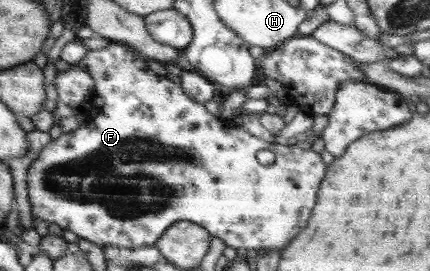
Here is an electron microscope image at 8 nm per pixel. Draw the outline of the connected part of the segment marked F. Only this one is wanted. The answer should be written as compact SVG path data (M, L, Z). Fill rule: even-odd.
M109 42L104 48L88 51L88 55L84 55L81 61L74 66L88 72L92 76L96 88L97 96L101 96L104 105L100 108L96 118L89 120L88 126L79 128L71 133L62 133L57 139L51 140L38 154L35 161L32 161L28 168L27 184L28 197L30 197L30 205L32 206L32 215L44 219L46 223L57 224L62 229L68 229L70 232L78 235L80 238L92 241L98 246L104 247L122 247L136 249L148 245L154 245L158 242L169 227L173 227L176 223L189 221L202 228L207 229L212 237L220 238L226 246L232 248L255 249L263 254L267 251L281 252L298 236L298 232L302 232L302 228L306 226L312 208L316 204L316 196L320 190L322 179L327 176L327 166L322 161L320 153L309 150L300 149L293 142L288 146L278 143L270 143L260 139L256 135L249 133L246 129L236 126L230 126L226 119L216 117L208 110L205 105L198 101L190 100L186 93L182 92L178 84L174 84L172 80L164 78L164 75L155 73L146 64L147 60L142 57L136 49L130 45L118 42ZM260 150L270 150L274 153L274 163L270 165L262 165L256 159L257 152Z

